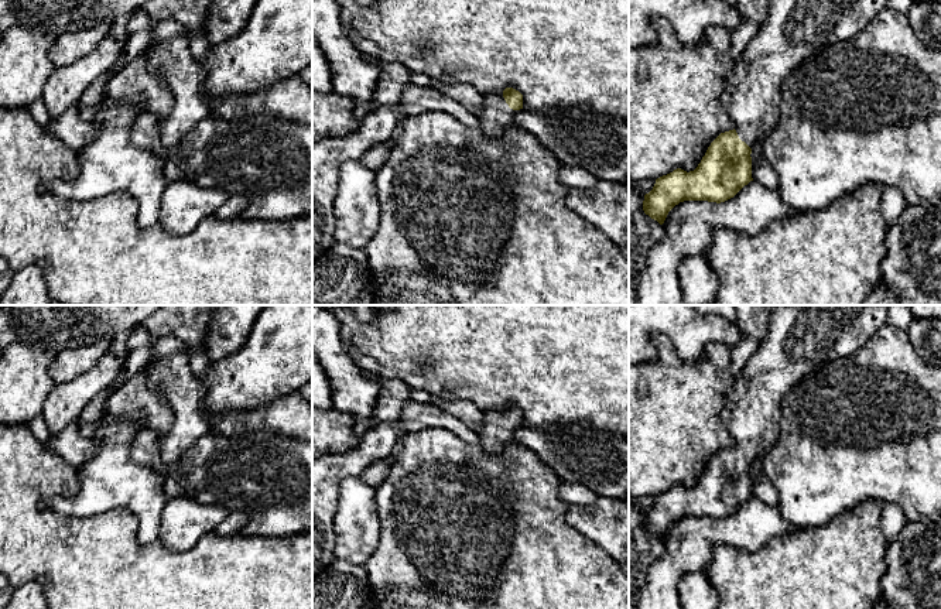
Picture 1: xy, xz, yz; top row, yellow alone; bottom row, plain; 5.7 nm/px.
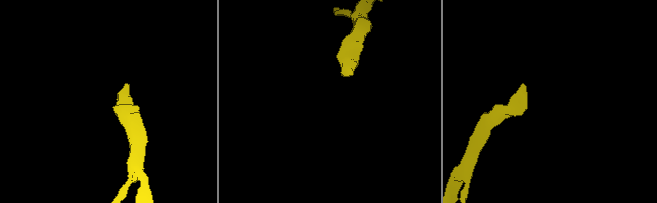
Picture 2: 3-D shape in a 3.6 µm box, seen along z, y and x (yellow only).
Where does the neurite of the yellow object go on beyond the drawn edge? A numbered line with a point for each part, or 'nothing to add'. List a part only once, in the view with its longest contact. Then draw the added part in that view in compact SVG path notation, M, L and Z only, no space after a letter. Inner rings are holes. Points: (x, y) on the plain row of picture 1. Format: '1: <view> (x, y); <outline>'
1: xz (496, 433); M503 410L485 411L482 428L479 434L480 448L490 454L499 455L504 448L514 442L517 427L513 427L506 420Z

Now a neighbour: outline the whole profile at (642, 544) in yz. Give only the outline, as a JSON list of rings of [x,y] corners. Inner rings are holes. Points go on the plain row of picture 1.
[[[629,495],[629,609],[637,609],[650,565],[664,554],[663,541],[644,530],[643,517]]]

